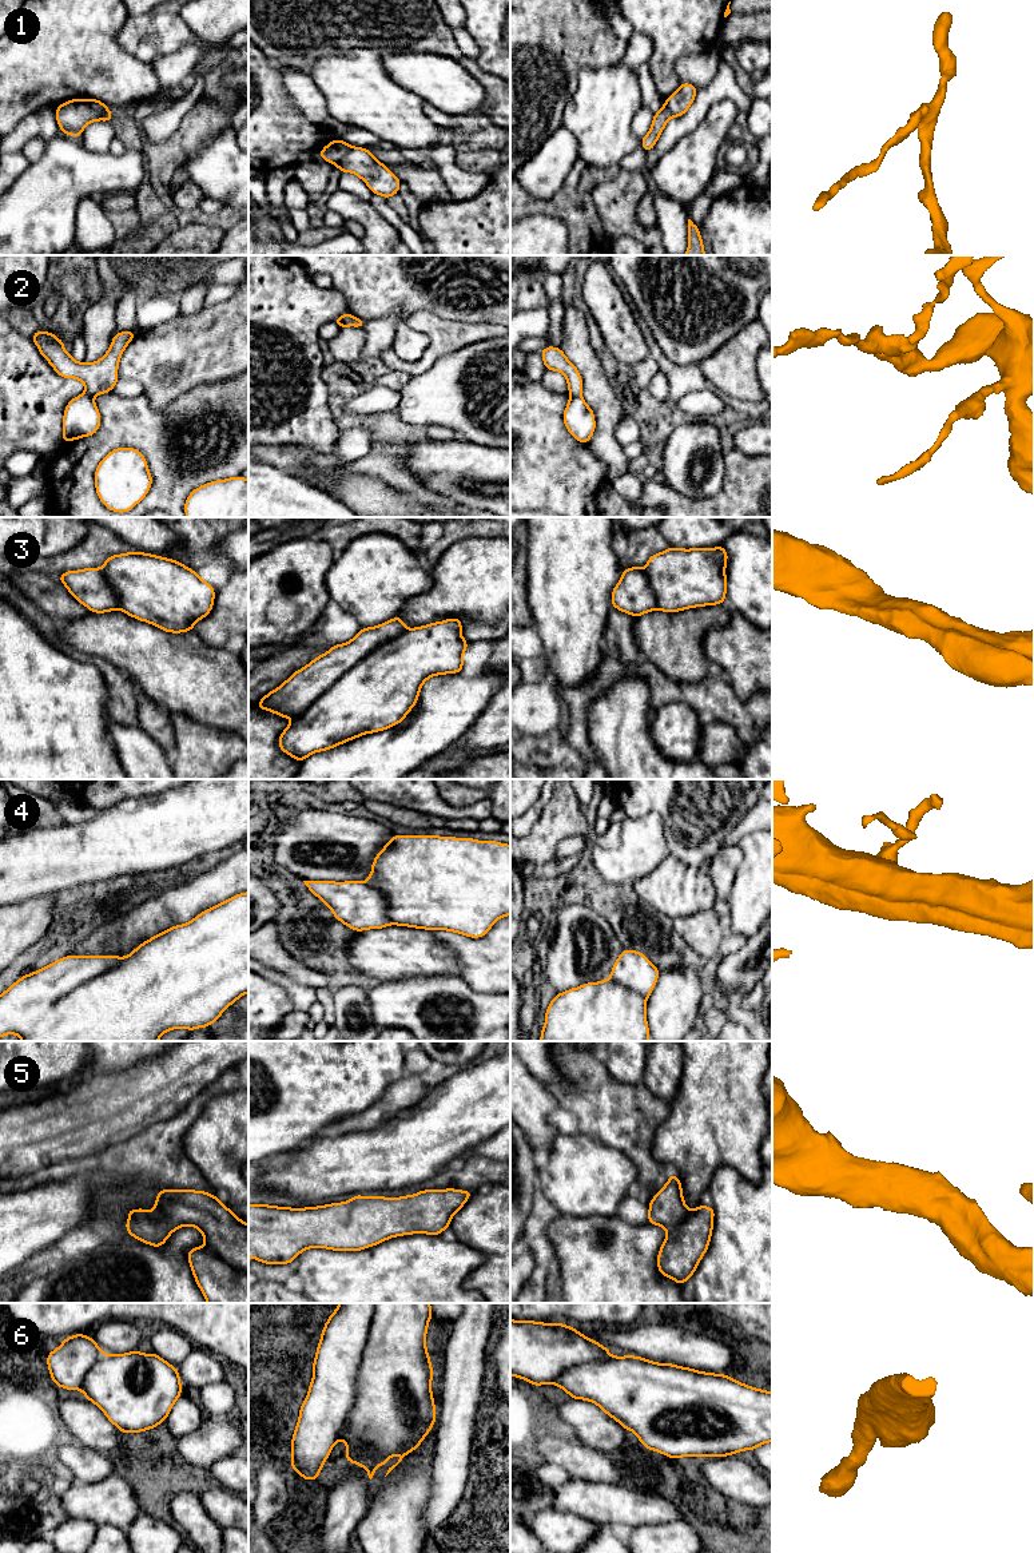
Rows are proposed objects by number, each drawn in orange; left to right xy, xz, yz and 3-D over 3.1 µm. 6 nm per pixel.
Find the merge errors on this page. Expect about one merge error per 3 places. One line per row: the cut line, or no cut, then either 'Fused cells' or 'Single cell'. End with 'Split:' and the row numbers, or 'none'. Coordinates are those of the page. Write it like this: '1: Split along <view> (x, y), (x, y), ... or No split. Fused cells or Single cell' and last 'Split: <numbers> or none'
1: Split along xy (84, 100), (102, 119). Fused cells
2: Split along xz (352, 316), (354, 325). Fused cells
3: No split. Single cell
4: No split. Single cell
5: No split. Single cell
6: Split along xz (377, 1303), (360, 1363), (356, 1397), (345, 1426), (338, 1436). Fused cells
Split: 1, 2, 6

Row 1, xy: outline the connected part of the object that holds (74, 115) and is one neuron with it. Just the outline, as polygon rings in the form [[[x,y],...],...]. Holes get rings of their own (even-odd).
[[[83,99],[68,100],[56,107],[56,120],[60,132],[80,138],[84,127],[102,120]]]

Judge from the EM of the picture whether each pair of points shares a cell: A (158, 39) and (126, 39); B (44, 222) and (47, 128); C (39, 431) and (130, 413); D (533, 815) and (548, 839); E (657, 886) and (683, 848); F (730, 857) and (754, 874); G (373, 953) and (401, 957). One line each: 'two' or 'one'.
A: one
B: two
C: two
D: two
E: two
F: two
G: one

